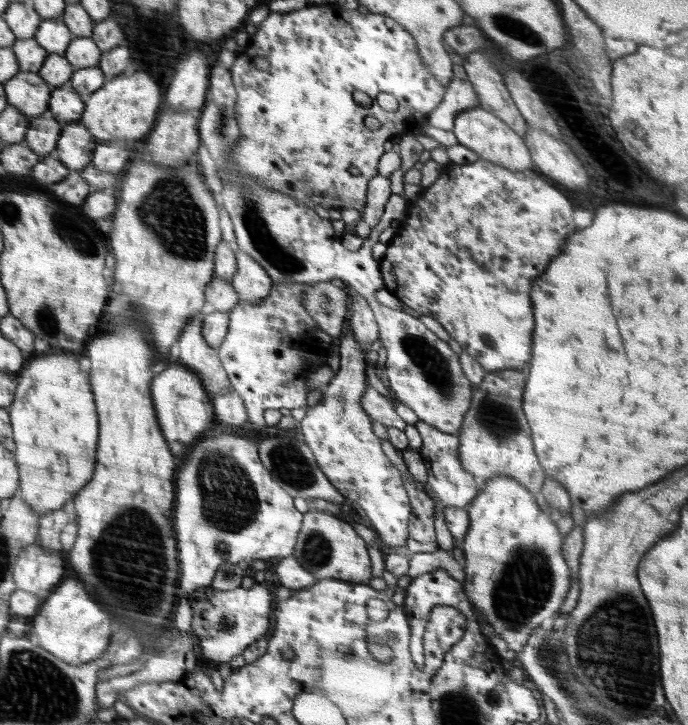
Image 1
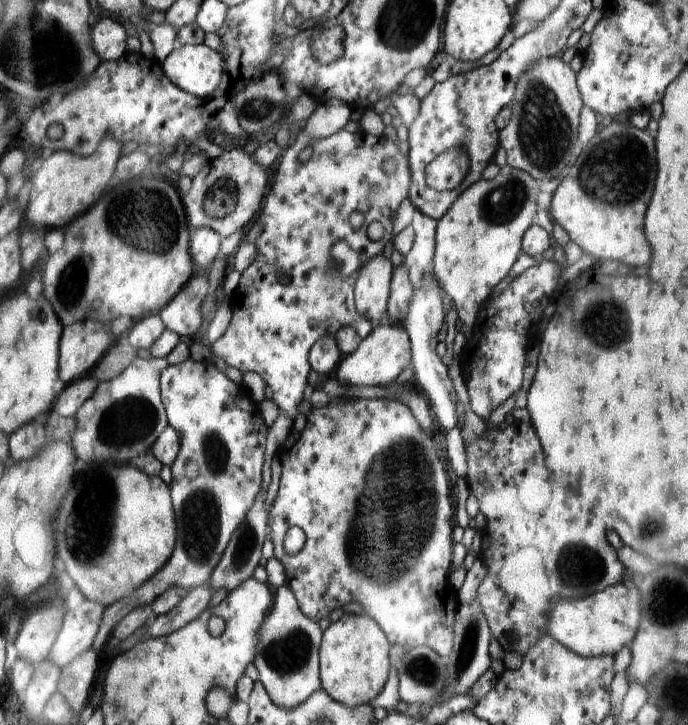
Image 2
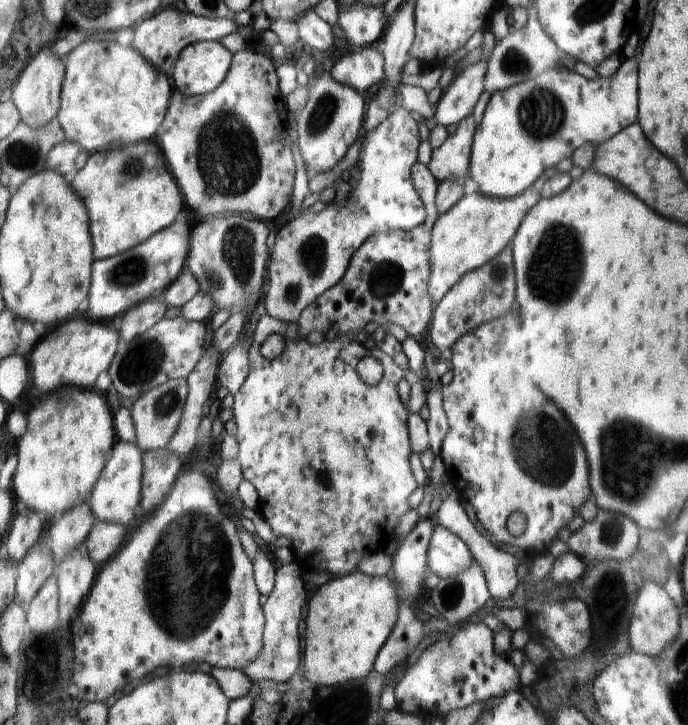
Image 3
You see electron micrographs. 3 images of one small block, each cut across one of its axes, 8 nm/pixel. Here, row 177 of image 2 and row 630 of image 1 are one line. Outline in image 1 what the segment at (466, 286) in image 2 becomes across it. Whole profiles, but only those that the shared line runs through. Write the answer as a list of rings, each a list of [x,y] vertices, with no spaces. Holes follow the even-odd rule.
[[[498,475],[486,481],[486,486],[467,506],[469,527],[460,543],[465,556],[465,578],[462,585],[466,589],[466,598],[472,604],[476,620],[484,616],[498,636],[506,642],[508,649],[516,654],[527,645],[532,630],[542,620],[550,620],[560,610],[568,590],[570,590],[570,567],[562,555],[562,534],[556,524],[540,512],[534,496],[517,479]]]

